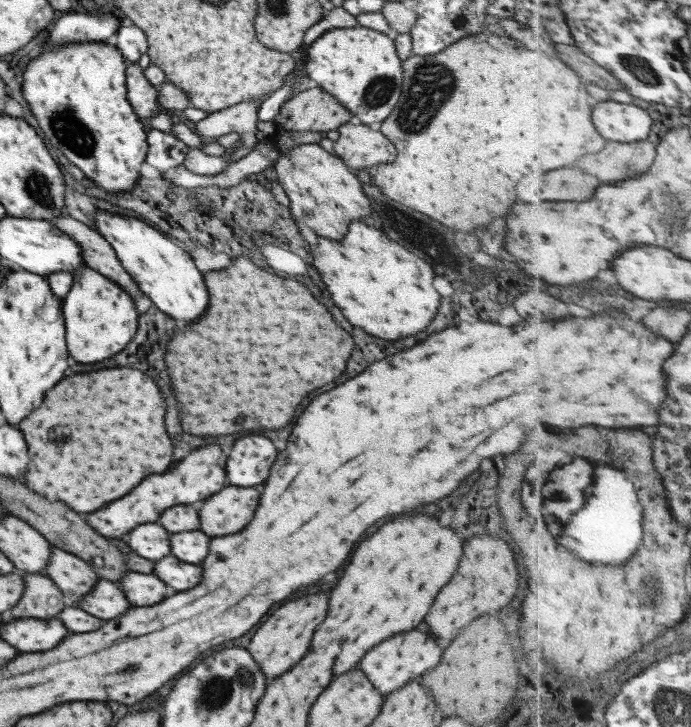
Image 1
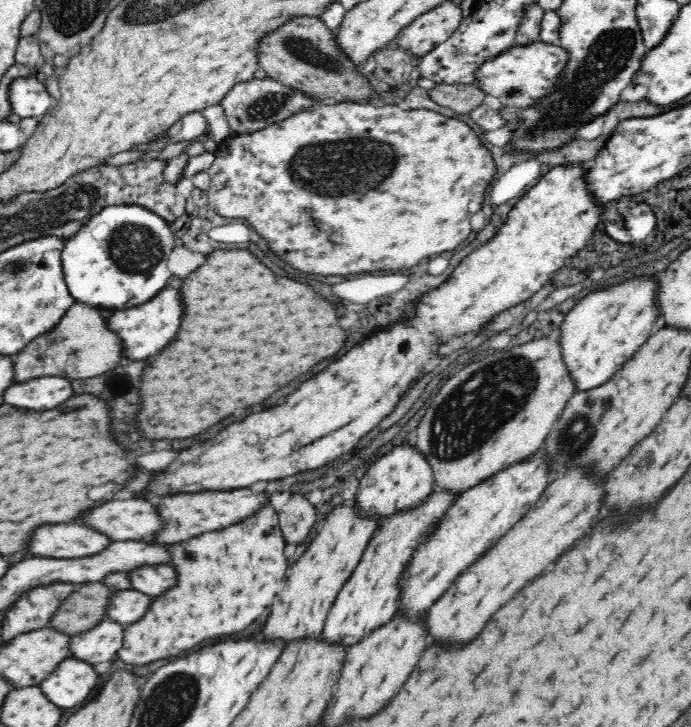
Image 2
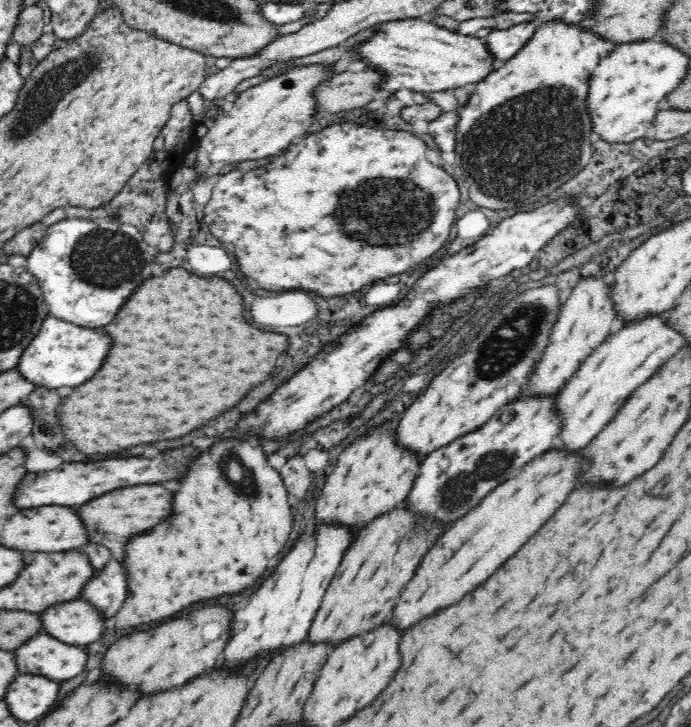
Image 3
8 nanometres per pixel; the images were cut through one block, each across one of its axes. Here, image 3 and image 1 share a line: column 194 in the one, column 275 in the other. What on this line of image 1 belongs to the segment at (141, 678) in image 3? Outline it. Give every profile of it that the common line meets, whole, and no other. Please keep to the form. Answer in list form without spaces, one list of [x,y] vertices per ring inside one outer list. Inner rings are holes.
[[[320,592],[320,594],[310,594],[304,598],[286,602],[276,610],[276,618],[274,618],[274,612],[272,612],[272,616],[268,616],[268,620],[252,636],[250,646],[247,648],[267,680],[284,674],[298,660],[304,658],[304,654],[308,652],[308,646],[312,642],[312,636],[316,632],[316,626],[326,618],[326,612],[328,612],[328,594]]]

